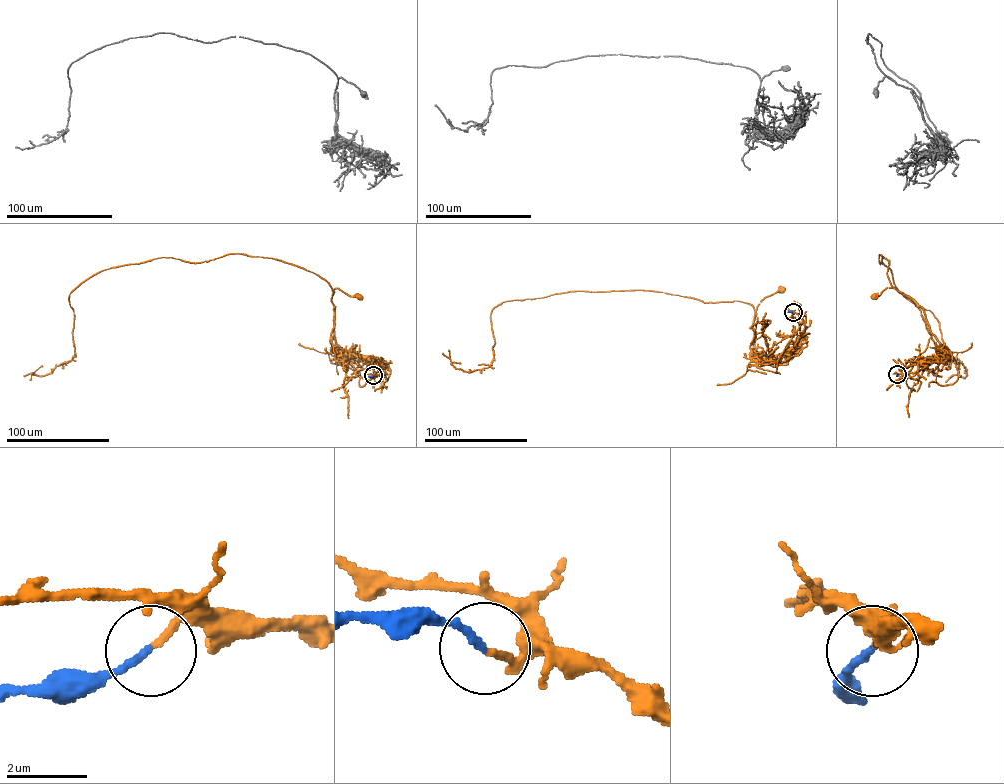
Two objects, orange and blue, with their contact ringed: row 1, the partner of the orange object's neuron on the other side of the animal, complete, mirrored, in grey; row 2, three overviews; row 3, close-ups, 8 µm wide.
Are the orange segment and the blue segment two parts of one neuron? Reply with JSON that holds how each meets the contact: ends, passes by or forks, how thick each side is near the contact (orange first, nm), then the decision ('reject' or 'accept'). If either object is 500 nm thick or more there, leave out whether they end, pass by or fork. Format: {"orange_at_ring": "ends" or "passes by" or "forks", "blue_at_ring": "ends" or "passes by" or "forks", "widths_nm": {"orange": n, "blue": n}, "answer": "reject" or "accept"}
{"orange_at_ring": "passes by", "blue_at_ring": "ends", "widths_nm": {"orange": 130, "blue": 180}, "answer": "accept"}

